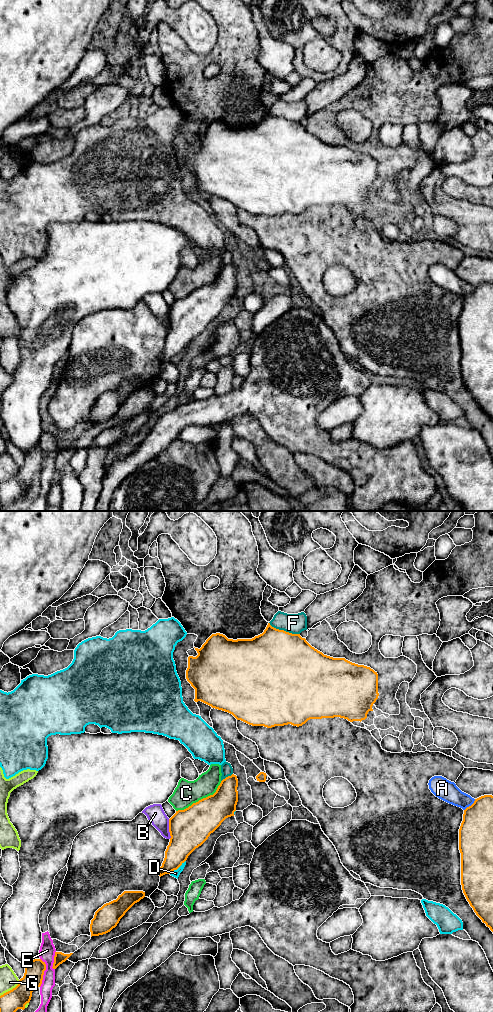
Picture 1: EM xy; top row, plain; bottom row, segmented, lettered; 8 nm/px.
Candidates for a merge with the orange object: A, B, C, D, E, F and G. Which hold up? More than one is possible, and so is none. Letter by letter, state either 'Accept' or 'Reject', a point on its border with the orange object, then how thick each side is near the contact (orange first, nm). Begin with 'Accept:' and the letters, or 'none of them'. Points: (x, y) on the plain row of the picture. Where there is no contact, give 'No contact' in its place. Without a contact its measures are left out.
Accept: none of them
A: Reject. Touches orange at xy (471, 293). Thickness 280 nm (orange) against 160 nm
B: Reject. Touches orange at xy (169, 317). Thickness 320 nm (orange) against 140 nm
C: Reject. Touches orange at xy (201, 287). Thickness 320 nm (orange) against 200 nm
D: Reject. Touches orange at xy (177, 356). Thickness 240 nm (orange) against 60 nm
E: Reject. Touches orange at xy (43, 460). Thickness 160 nm (orange) against 130 nm
F: Reject. Touches orange at xy (283, 118). Thickness 500 nm (orange) against 160 nm
G: Reject. Touches orange at xy (10, 478). Thickness 170 nm (orange) against 140 nm

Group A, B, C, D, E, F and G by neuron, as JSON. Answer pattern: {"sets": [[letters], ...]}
{"sets": [["A"], ["B"], ["C"], ["D"], ["E"], ["F"], ["G"]]}

